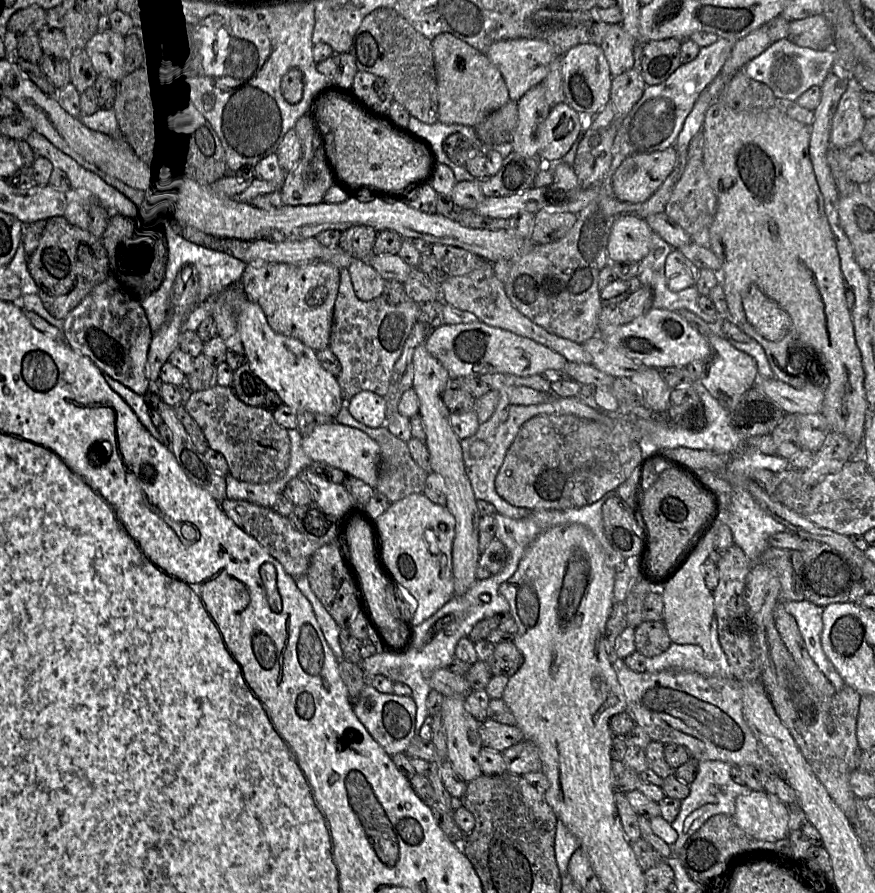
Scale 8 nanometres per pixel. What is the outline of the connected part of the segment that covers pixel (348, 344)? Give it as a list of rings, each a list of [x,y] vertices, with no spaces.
[[[347,268],[339,270],[340,283],[335,300],[333,321],[331,327],[329,348],[337,356],[341,363],[341,372],[337,381],[341,389],[341,396],[344,402],[349,402],[353,396],[361,391],[372,391],[384,397],[389,389],[390,379],[394,365],[400,357],[404,344],[417,322],[421,304],[407,299],[397,304],[389,304],[380,295],[369,301],[360,300],[354,293],[352,281]]]

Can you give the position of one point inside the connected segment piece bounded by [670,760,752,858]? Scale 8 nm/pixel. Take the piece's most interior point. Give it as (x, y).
(713, 791)

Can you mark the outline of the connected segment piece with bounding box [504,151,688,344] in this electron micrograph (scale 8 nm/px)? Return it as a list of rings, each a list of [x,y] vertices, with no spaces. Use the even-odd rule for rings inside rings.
[[[687,152],[677,153],[677,159],[672,172],[645,202],[630,203],[621,201],[611,194],[608,186],[608,190],[602,192],[577,214],[575,224],[564,237],[548,244],[534,245],[526,254],[510,260],[509,275],[504,283],[504,288],[506,295],[516,309],[546,331],[578,344],[583,344],[588,339],[597,335],[598,316],[604,305],[600,299],[598,277],[600,271],[610,262],[607,245],[611,228],[614,222],[622,216],[638,216],[646,219],[650,215],[663,212],[688,164]]]

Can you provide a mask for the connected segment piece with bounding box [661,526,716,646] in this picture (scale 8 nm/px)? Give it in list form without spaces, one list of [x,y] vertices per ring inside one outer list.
[[[716,526],[677,576],[661,590],[664,605],[663,623],[672,643],[701,646],[709,642],[710,624],[714,618],[714,598],[705,584],[703,564],[709,558],[715,539]]]

